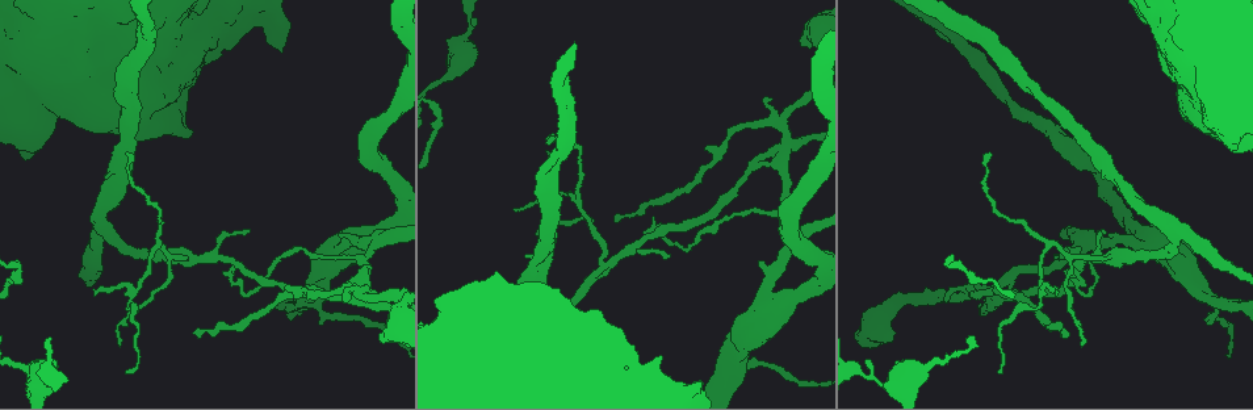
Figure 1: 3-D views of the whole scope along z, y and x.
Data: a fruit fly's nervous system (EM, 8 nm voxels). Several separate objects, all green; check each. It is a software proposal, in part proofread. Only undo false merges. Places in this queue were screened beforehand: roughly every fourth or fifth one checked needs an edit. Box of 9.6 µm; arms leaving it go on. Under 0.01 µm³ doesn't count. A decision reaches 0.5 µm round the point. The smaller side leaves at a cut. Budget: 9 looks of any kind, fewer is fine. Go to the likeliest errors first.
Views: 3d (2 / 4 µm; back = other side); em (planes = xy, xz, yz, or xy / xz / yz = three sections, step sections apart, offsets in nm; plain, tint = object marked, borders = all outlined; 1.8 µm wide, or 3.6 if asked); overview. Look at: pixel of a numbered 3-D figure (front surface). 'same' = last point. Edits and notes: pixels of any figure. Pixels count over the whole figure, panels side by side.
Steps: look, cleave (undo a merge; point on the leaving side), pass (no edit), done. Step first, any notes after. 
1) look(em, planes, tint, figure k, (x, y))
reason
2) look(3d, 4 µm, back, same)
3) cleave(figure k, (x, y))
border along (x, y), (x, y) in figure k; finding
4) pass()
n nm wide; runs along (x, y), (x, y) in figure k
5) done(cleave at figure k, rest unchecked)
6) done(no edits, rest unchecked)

look(3d, 2 µm, figure 1, (193, 257))
three-way junction

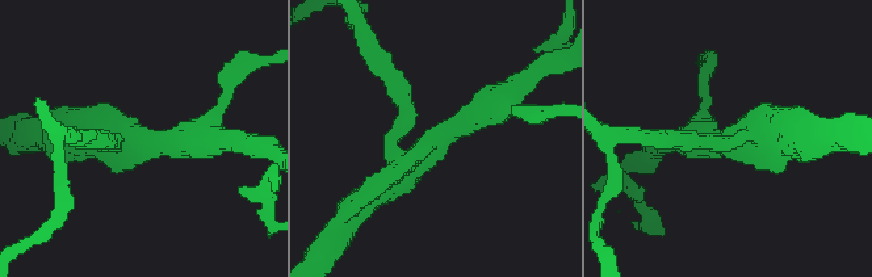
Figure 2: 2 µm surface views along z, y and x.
look(em, xz, step 4, tint, figure 2, (734, 139))

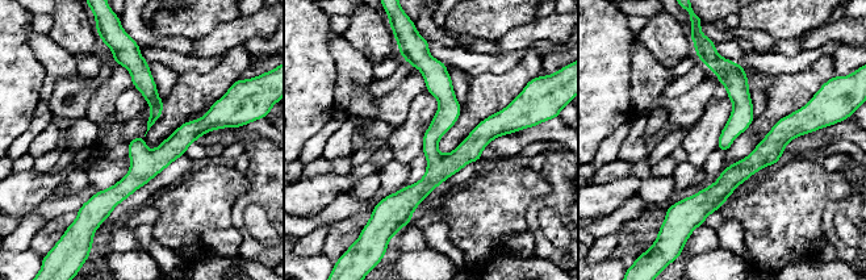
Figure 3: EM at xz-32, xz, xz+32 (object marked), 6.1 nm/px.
pass()
140 nm wide; all the same cell

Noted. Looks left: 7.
look(3d, 2 µm, figure 1, (109, 235))
a fork

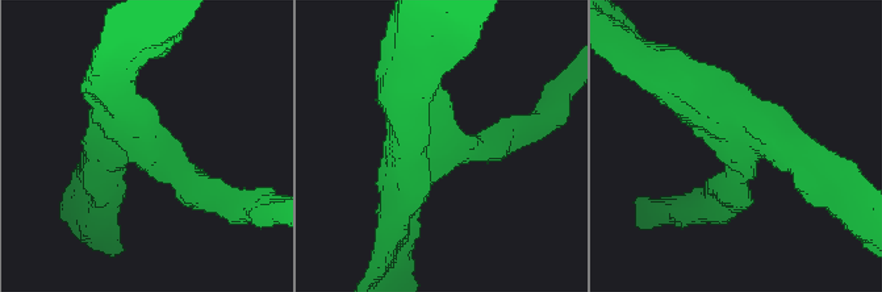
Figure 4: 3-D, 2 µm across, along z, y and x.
look(em, planes, tint, figure 4, (735, 149))
need the tissue

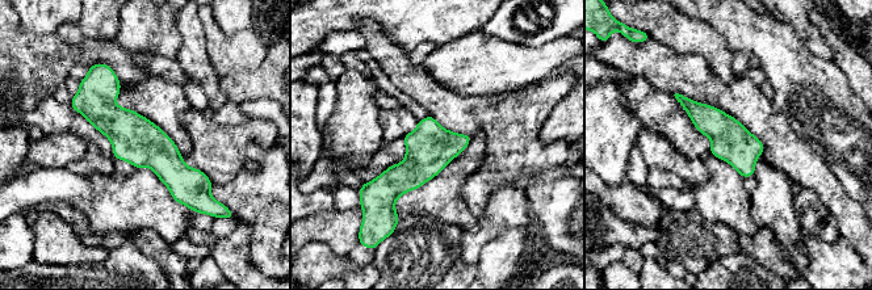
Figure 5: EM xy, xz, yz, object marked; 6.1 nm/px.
pass()
240 nm wide; runs along (103, 76), (103, 103), (193, 204) in figure 5; one cell here

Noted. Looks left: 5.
look(em, 3.6 µm, xz, step 4, tint, figure 1, (36, 88))
closes a loop

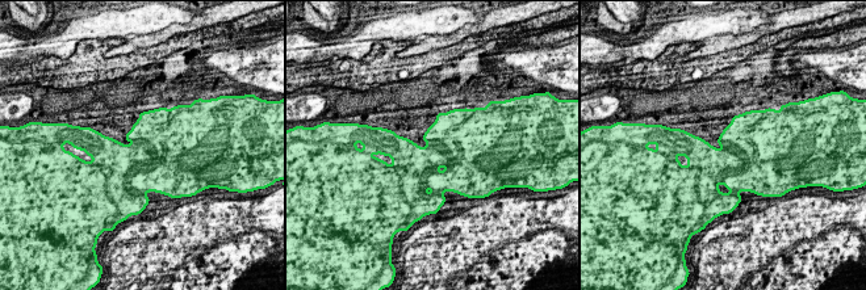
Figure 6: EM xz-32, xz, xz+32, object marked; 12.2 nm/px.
look(em, 3.6 µm, planes, tint, same)
cut it another way

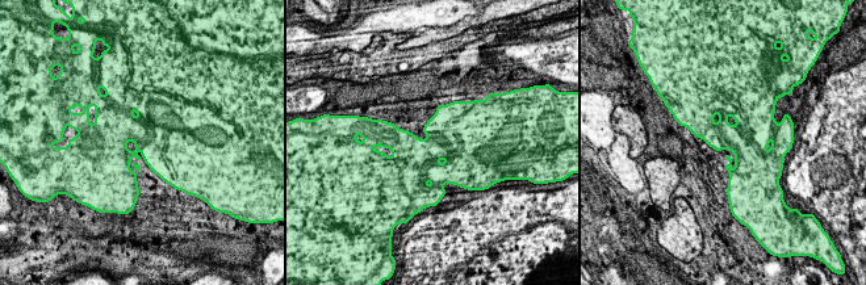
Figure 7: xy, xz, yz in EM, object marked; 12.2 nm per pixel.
cleave(figure 7, (429, 151))
border along (427, 133), (473, 160) in figure 7; a second cell is stuck on

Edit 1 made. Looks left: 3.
look(3d, 2 µm, back, figure 1, (356, 289))
three arms meet

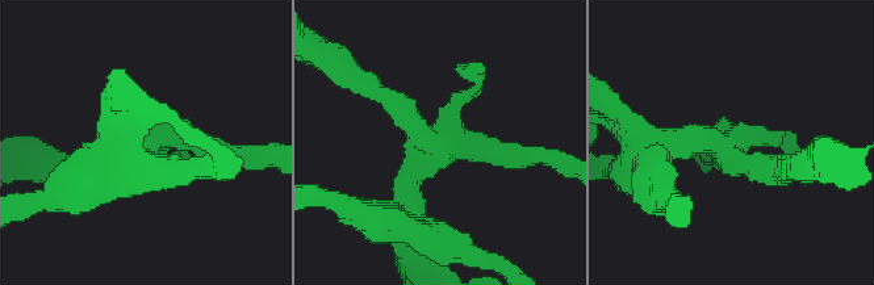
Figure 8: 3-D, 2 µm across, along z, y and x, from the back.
look(em, planes, tint, figure 8, (434, 149))
now the EM

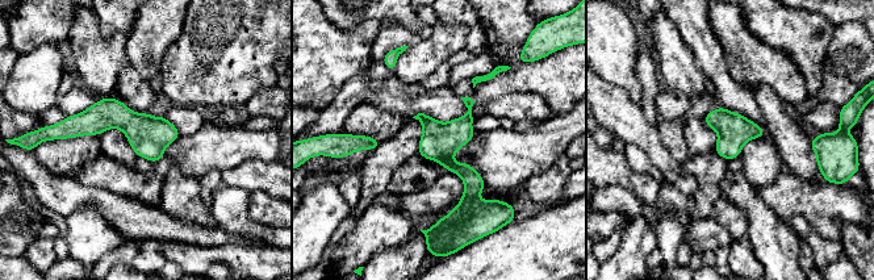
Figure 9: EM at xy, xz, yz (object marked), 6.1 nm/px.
cleave(figure 9, (458, 229))
two cells meet here

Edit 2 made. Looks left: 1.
done(cleave at figure 7, cleave at figure 9, rest unchecked)

